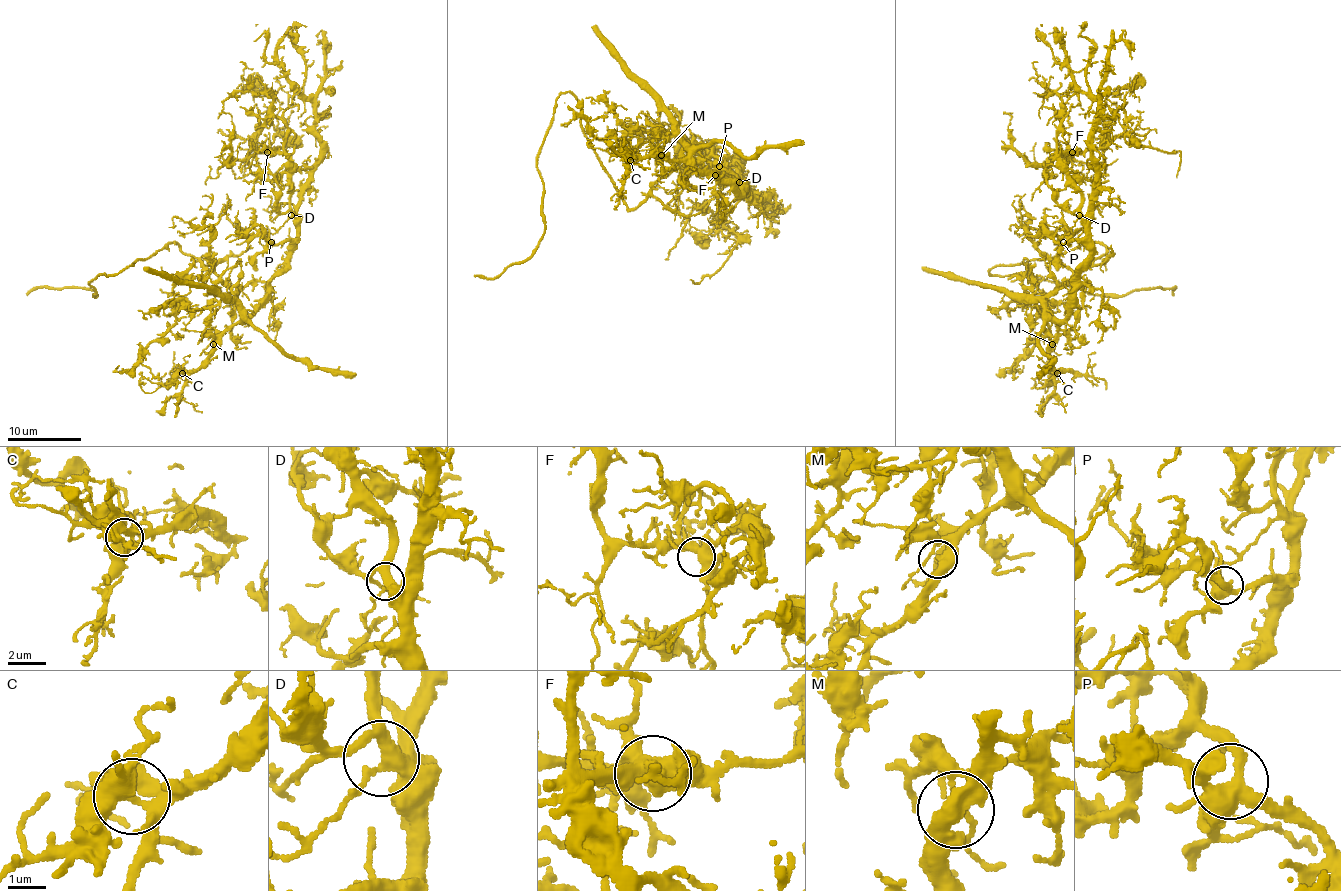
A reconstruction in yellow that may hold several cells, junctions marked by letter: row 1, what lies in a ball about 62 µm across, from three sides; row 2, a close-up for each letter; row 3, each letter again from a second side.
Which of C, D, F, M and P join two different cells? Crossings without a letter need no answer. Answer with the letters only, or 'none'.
none

